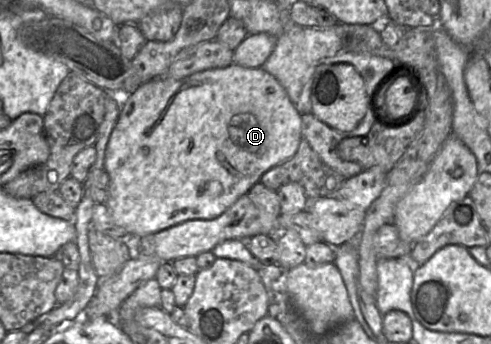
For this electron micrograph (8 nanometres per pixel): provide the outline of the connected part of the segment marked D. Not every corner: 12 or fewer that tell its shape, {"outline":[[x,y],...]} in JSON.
{"outline":[[235,63],[121,98],[106,206],[132,239],[213,220],[302,140]]}

